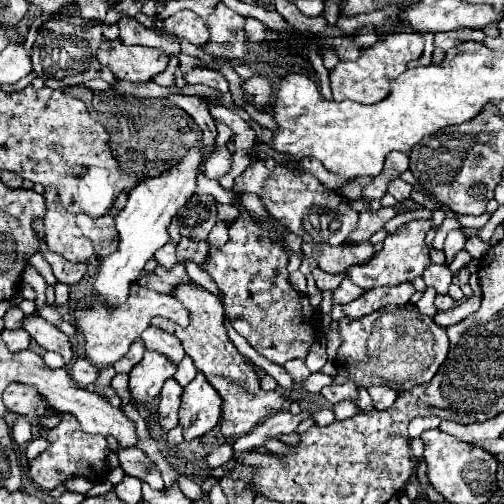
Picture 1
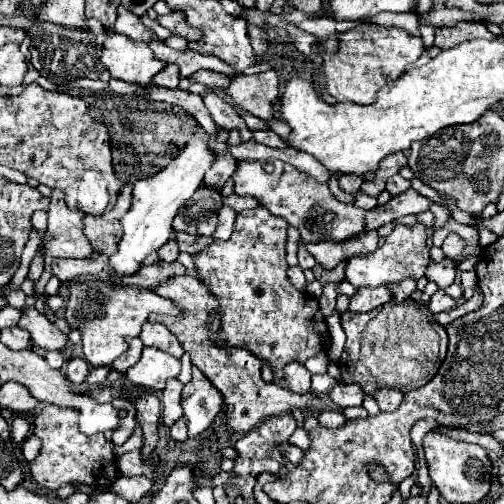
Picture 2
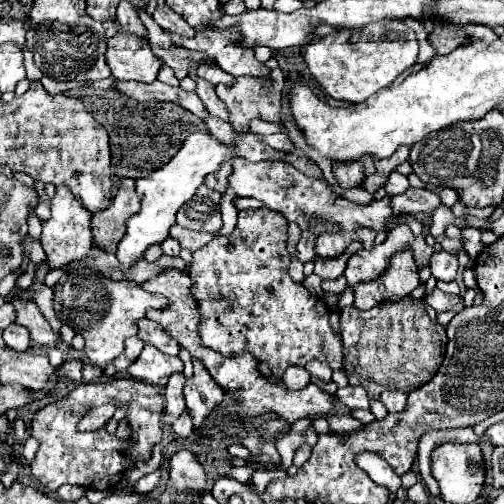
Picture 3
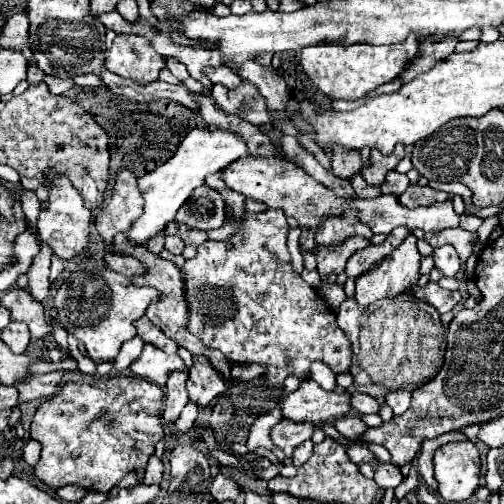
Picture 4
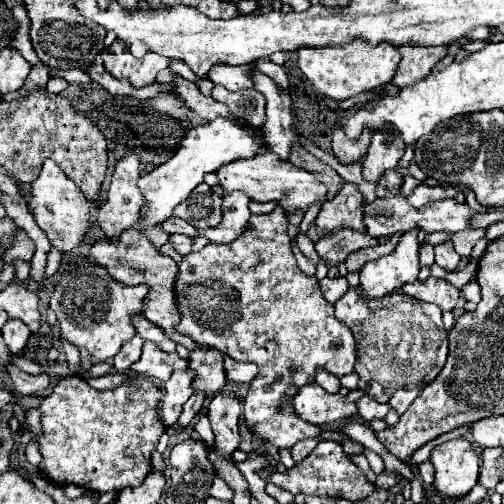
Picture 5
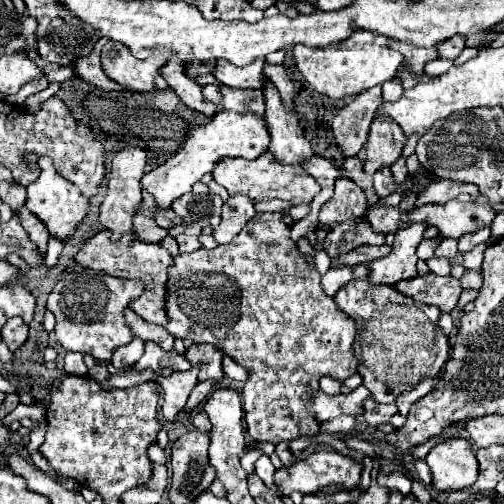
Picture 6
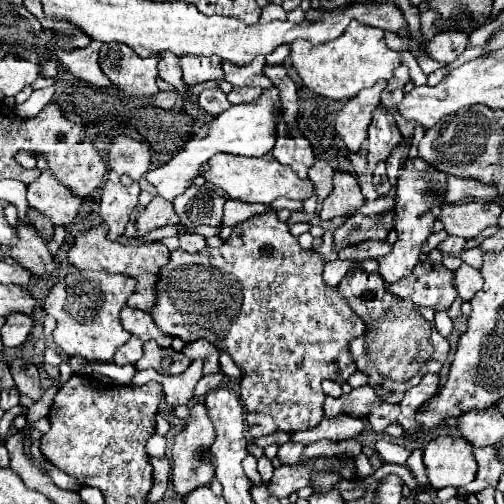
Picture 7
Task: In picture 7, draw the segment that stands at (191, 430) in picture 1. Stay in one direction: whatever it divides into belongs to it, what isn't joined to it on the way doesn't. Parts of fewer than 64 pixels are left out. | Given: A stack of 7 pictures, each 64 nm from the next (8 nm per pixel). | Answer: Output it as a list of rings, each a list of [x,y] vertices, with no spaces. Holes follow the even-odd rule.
[[[208,340],[188,342],[182,352],[188,358],[202,358],[204,360],[204,374],[212,374],[212,372],[218,372],[220,370],[220,364],[218,364],[220,352],[212,344],[208,344]]]

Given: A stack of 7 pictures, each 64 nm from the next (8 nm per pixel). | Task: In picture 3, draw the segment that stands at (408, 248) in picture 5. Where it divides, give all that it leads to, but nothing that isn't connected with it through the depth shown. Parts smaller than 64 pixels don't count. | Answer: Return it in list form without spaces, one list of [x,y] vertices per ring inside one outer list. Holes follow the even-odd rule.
[[[402,250],[390,260],[390,268],[382,272],[376,280],[354,286],[354,306],[360,310],[370,310],[384,300],[400,300],[408,296],[420,284],[418,266],[412,250]]]

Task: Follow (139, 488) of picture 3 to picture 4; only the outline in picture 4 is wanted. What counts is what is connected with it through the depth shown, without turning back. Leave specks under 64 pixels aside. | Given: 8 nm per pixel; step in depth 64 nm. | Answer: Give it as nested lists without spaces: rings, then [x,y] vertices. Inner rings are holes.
[[[152,454],[150,460],[148,460],[148,466],[146,466],[146,474],[144,474],[144,484],[158,484],[162,480],[162,472],[164,472],[164,464],[162,460]]]

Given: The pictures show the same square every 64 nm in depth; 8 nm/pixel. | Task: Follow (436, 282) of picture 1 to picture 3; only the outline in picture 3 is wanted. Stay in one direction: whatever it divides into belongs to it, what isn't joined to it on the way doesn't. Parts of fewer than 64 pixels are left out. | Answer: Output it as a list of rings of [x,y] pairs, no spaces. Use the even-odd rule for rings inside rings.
[[[446,250],[434,252],[430,258],[430,272],[432,272],[432,276],[436,276],[436,280],[444,280],[444,282],[454,280],[456,272],[458,272],[456,254],[446,252]]]

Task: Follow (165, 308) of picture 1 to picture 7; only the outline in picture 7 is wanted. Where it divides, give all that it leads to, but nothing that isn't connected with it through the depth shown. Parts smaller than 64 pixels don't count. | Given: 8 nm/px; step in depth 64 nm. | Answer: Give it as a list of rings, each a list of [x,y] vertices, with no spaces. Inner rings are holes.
[[[62,260],[60,280],[44,302],[44,310],[58,322],[52,334],[54,342],[70,356],[82,356],[92,362],[110,362],[114,352],[130,340],[130,334],[120,324],[120,310],[134,292],[134,286],[136,280],[128,276],[78,270]]]

